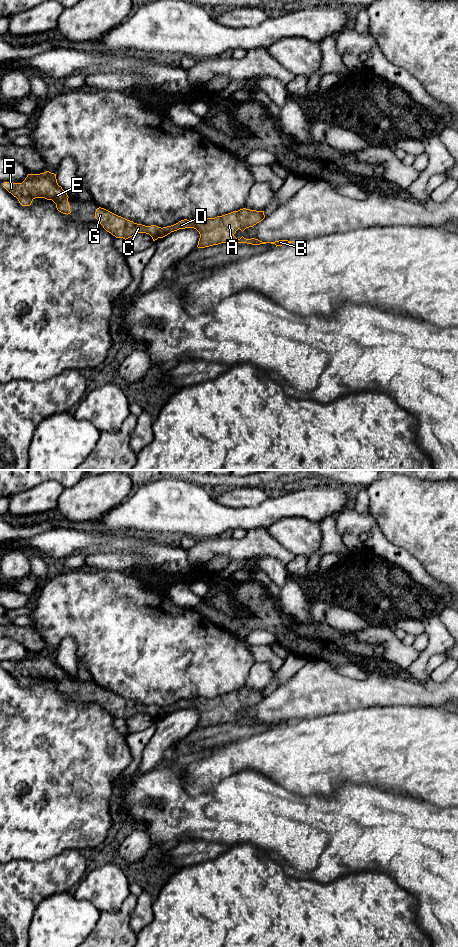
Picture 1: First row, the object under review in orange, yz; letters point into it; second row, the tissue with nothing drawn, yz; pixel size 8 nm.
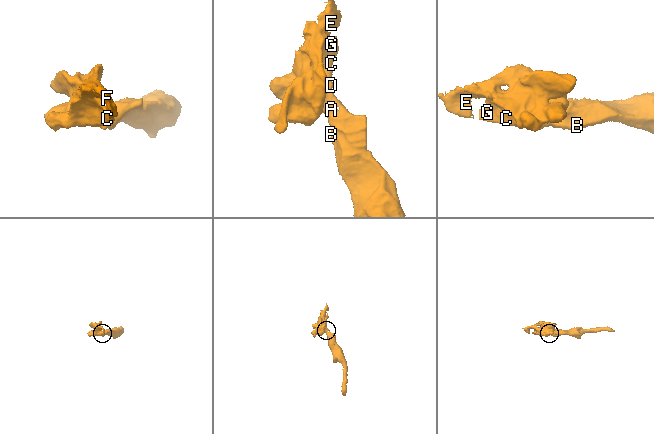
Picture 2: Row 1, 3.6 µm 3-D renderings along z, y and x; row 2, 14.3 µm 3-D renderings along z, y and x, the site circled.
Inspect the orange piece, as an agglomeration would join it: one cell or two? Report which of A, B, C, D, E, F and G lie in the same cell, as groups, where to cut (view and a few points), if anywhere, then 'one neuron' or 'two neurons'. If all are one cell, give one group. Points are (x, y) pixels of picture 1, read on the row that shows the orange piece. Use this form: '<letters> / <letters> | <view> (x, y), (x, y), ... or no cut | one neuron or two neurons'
A B C D E F G | no cut | one neuron

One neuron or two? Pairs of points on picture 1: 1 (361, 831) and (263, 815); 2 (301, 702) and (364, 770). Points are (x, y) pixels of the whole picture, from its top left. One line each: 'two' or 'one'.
1: one
2: two

